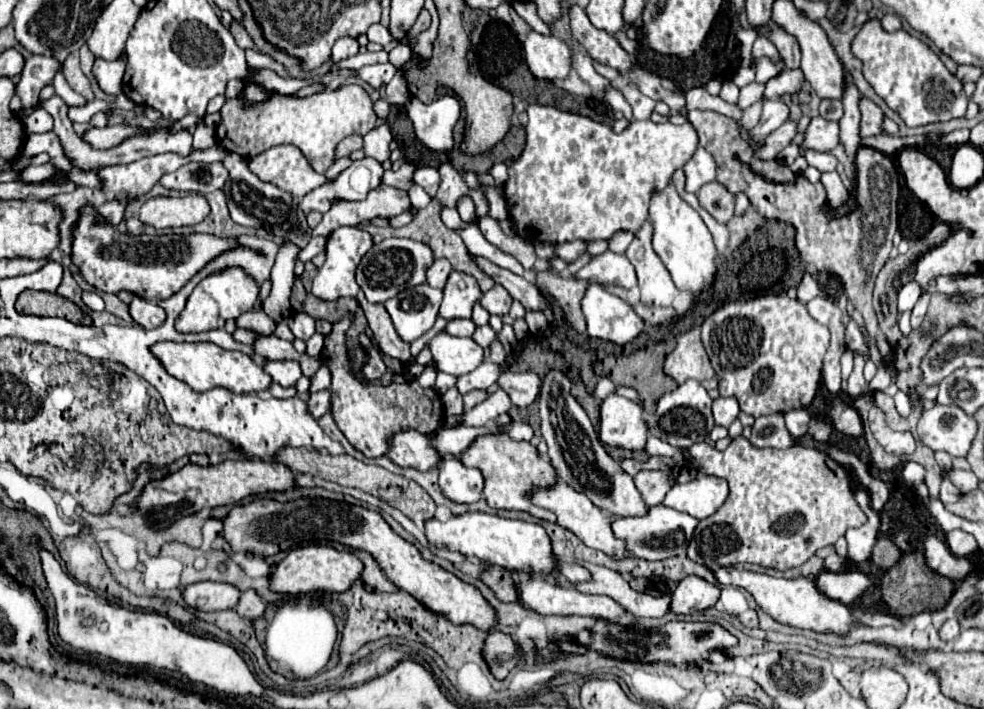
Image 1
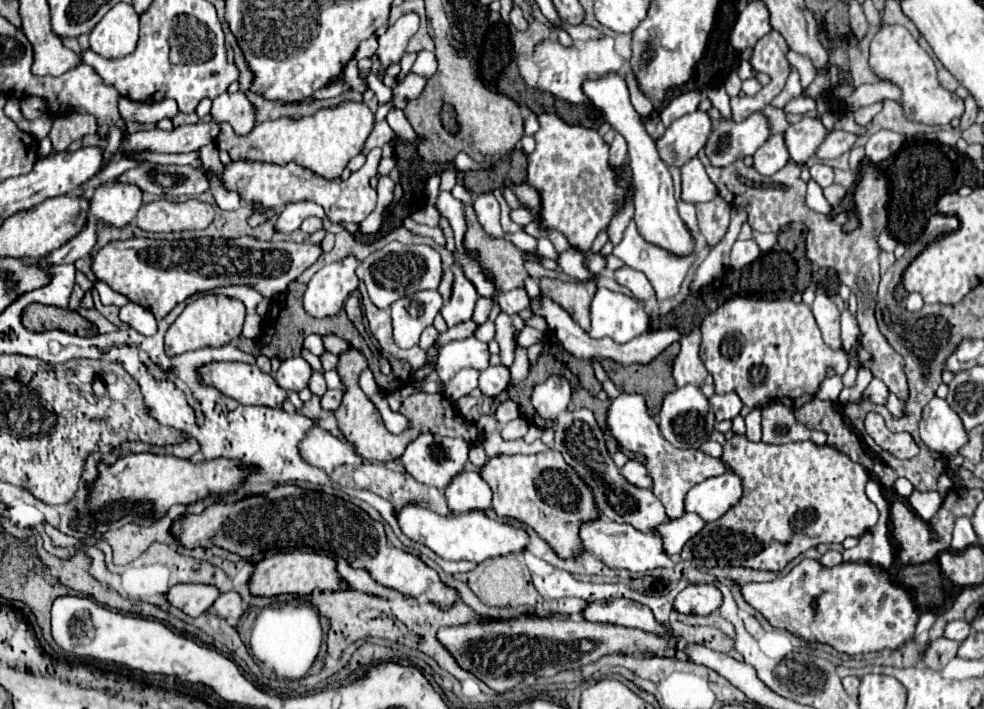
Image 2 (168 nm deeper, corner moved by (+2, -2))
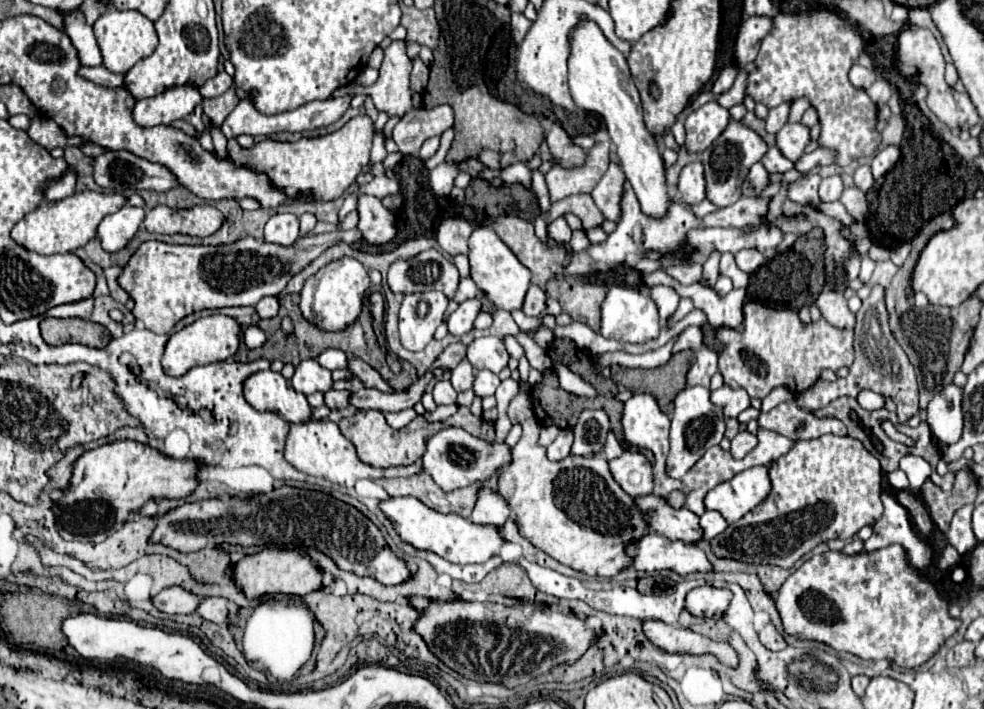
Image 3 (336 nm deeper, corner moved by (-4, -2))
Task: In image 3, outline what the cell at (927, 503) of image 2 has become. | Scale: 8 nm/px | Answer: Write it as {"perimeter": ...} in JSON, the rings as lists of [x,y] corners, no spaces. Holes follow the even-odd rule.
{"perimeter":[[[904,456],[900,460],[900,468],[906,472],[906,476],[910,480],[910,492],[920,494],[922,484],[930,478],[930,472],[932,472],[930,464],[918,456]]]}

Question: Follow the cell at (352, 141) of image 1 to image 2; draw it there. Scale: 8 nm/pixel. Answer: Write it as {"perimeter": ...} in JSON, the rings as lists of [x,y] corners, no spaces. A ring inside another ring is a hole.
{"perimeter":[[[386,120],[380,122],[380,124],[376,124],[374,130],[372,130],[372,134],[370,134],[368,140],[366,140],[366,146],[364,146],[364,152],[362,152],[362,154],[368,154],[368,152],[370,152],[372,148],[376,148],[376,146],[390,144],[396,136],[398,136],[398,134],[388,126]]]}

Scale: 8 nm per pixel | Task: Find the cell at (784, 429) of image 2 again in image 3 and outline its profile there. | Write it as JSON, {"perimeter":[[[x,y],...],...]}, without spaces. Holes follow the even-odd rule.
{"perimeter":[[[786,400],[778,404],[768,414],[758,416],[760,428],[778,432],[790,440],[804,438],[820,438],[824,434],[846,436],[846,426],[836,418],[816,418],[812,412],[806,412],[794,404],[794,400]]]}

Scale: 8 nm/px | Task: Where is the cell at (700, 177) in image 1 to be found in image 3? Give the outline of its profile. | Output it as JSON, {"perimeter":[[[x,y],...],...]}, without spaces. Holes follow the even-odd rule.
{"perimeter":[[[696,160],[688,166],[684,166],[684,170],[680,172],[678,190],[682,194],[682,202],[686,202],[688,206],[698,204],[706,198],[706,180],[704,180],[702,162]]]}

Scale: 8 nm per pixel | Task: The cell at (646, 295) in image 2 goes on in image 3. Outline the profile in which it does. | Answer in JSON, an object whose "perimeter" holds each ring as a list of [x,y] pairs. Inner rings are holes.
{"perimeter":[[[652,286],[650,288],[650,298],[656,302],[662,324],[674,314],[674,310],[678,308],[678,300],[680,300],[680,296],[668,286]]]}

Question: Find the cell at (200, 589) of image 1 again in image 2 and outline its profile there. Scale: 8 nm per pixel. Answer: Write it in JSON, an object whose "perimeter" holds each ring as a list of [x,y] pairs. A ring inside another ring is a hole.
{"perimeter":[[[176,584],[166,592],[168,604],[180,608],[188,616],[204,614],[216,596],[220,596],[220,590],[206,584]]]}

